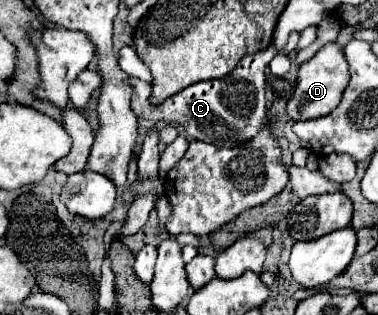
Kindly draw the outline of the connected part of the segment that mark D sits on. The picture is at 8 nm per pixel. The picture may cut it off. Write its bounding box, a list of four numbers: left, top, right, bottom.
[287,43,349,121]

